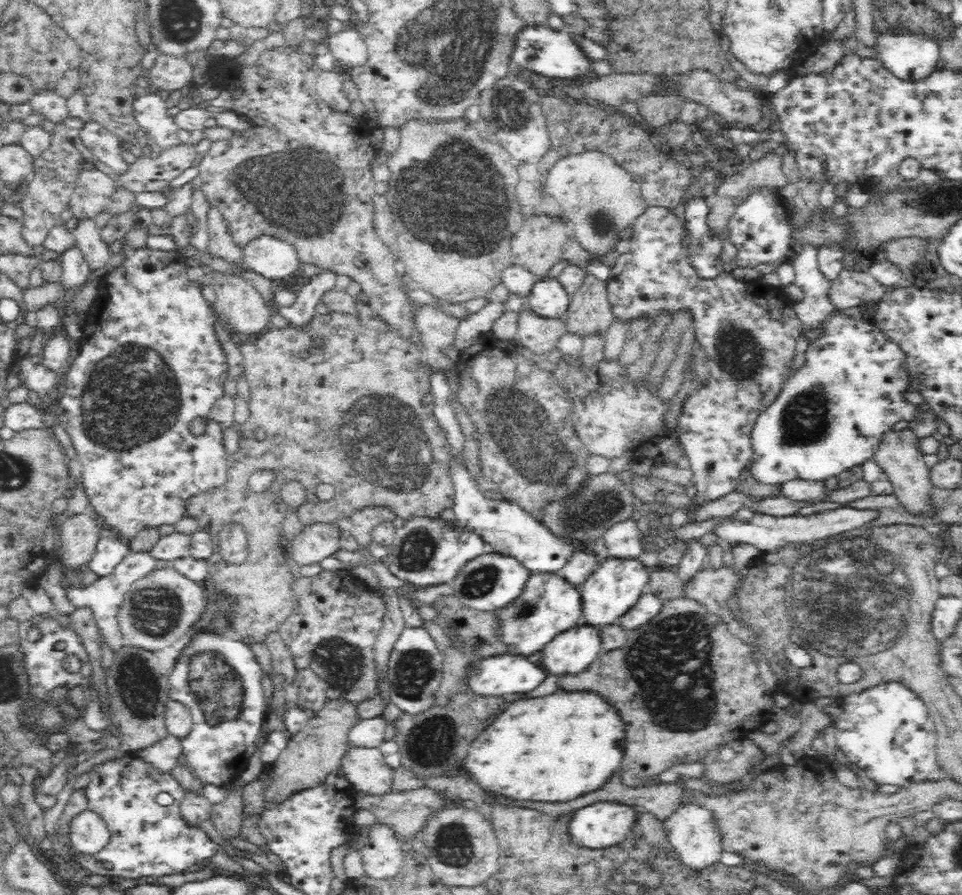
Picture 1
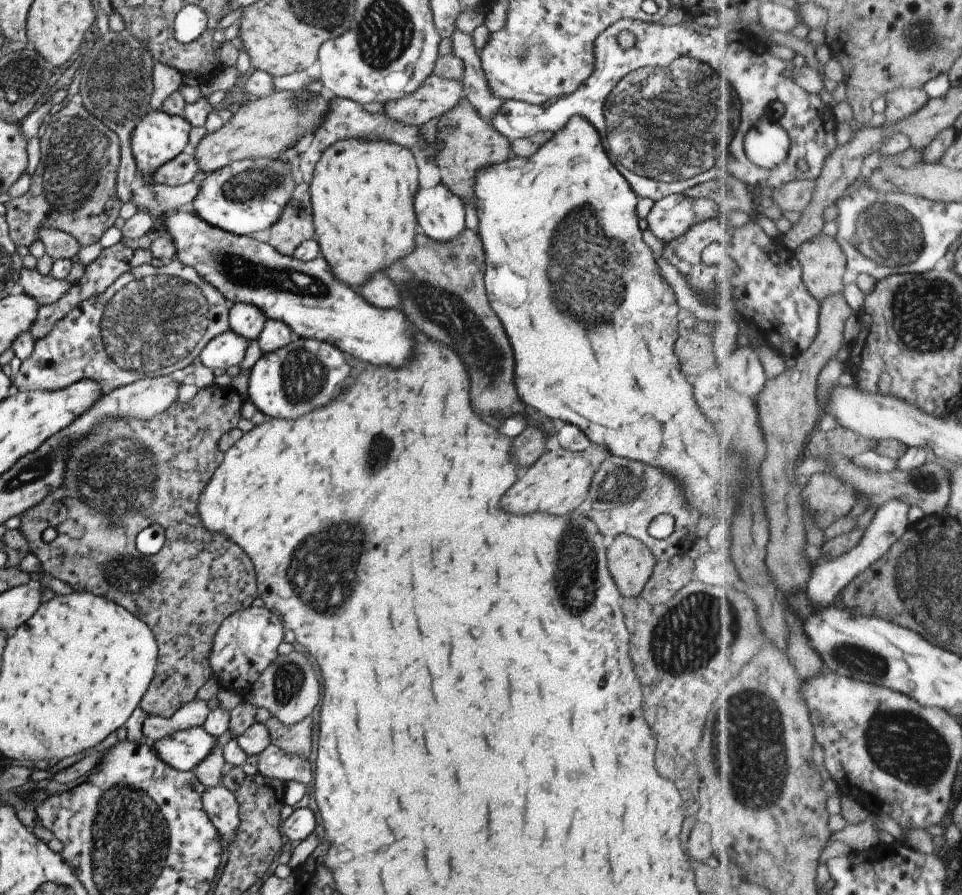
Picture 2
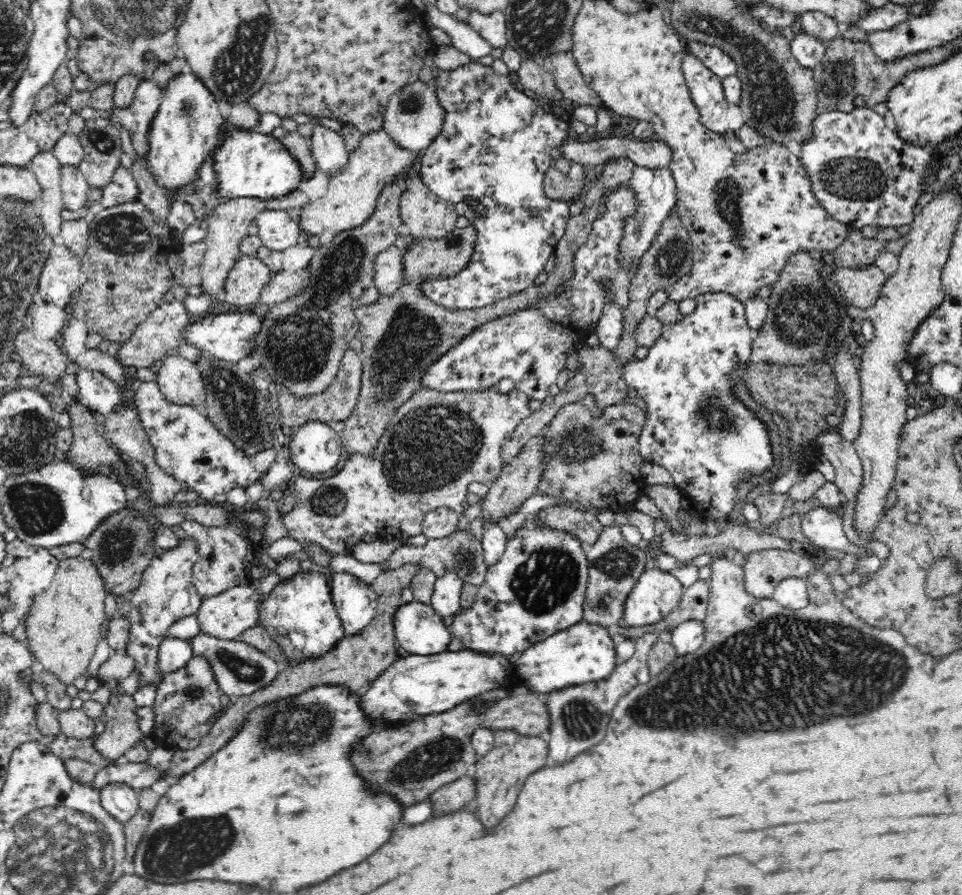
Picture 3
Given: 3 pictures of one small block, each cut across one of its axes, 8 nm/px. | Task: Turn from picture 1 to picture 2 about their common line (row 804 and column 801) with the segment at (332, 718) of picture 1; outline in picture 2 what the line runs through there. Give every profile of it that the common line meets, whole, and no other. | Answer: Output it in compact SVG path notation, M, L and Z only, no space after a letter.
M822 233L804 242L792 255L802 266L802 279L814 298L824 302L829 296L843 291L843 274L849 268L849 258L837 236Z

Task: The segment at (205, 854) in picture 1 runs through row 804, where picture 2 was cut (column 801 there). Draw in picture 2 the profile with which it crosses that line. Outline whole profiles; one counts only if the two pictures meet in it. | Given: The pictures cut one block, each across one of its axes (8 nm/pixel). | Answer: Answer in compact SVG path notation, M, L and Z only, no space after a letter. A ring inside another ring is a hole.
M622 19L614 24L611 24L594 43L594 72L585 80L583 85L579 86L576 92L573 92L567 97L559 98L557 102L554 102L548 108L543 108L542 105L531 105L524 101L515 101L514 99L506 101L503 107L493 114L493 117L488 120L491 127L505 136L508 141L516 139L525 139L531 137L533 134L550 131L552 133L558 132L564 128L564 125L570 120L570 118L580 115L581 117L589 120L594 128L600 133L600 141L606 155L610 159L610 162L622 173L622 176L626 179L626 182L632 187L632 190L637 194L639 198L646 198L653 200L655 203L661 198L677 195L683 193L686 189L692 188L694 185L711 181L721 176L737 175L740 178L746 180L752 187L759 190L763 186L772 186L774 189L779 189L781 186L797 180L814 180L819 179L824 172L827 160L831 158L833 152L841 146L838 144L839 121L836 119L834 109L832 105L829 105L822 96L816 93L812 93L806 90L795 79L795 66L794 62L782 60L779 56L776 56L768 43L760 41L758 35L749 31L733 31L729 25L712 24L710 28L706 28L706 24L698 24L700 19L688 20L680 23L679 25L665 25L662 23L647 23L640 19ZM622 30L630 30L636 35L636 44L630 49L622 49L617 41L616 37ZM762 121L770 121L772 123L780 123L791 136L791 149L788 155L788 160L777 166L776 169L767 169L757 165L750 160L746 147L746 137L750 130L752 130L757 124ZM800 160L805 160L808 164L807 170L802 170L798 164Z

